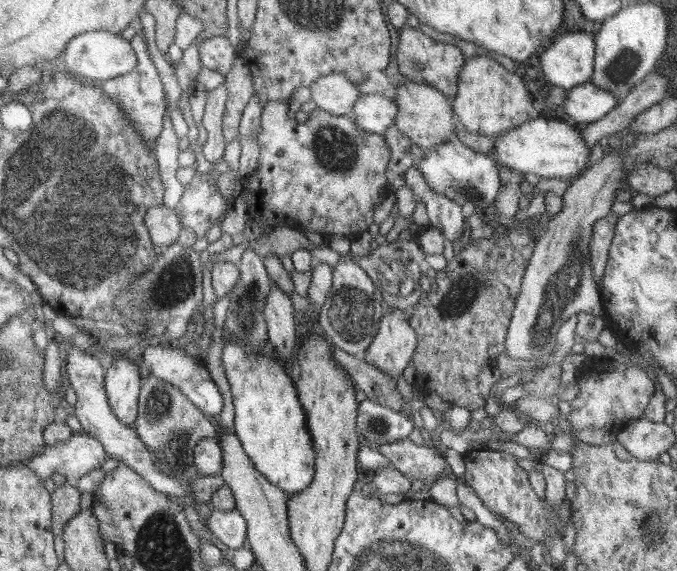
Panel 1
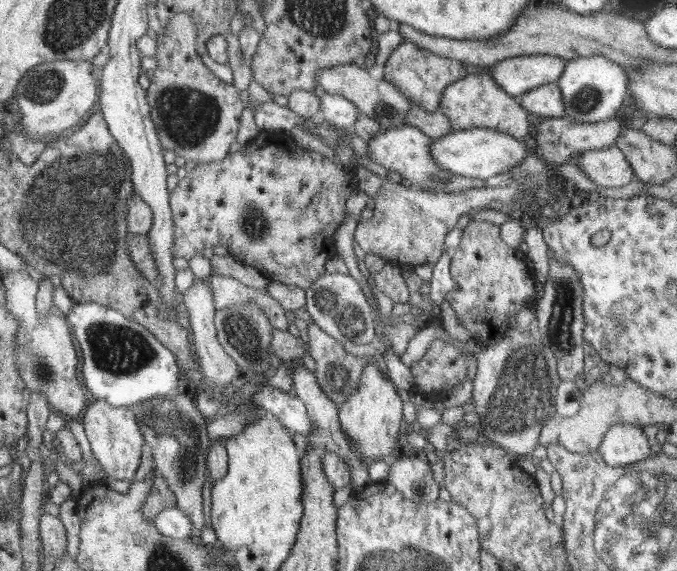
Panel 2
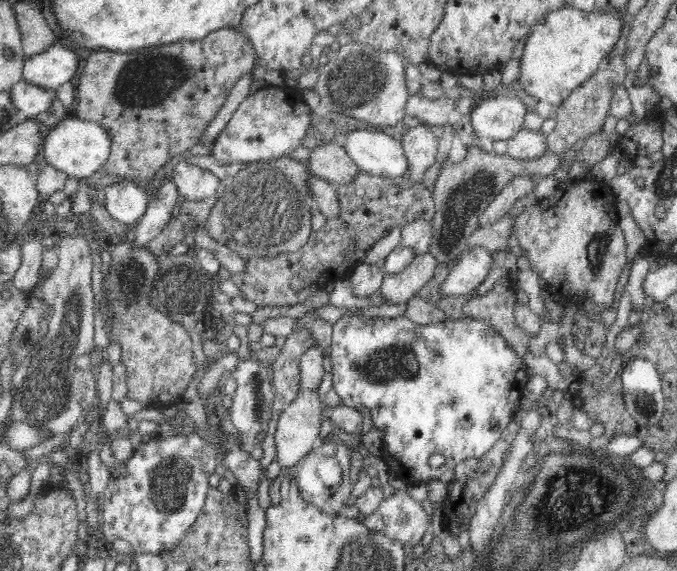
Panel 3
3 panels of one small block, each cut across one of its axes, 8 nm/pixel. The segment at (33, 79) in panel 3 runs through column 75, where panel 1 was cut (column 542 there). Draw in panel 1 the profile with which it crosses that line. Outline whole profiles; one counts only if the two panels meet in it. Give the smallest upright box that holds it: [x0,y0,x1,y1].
[540,32,596,91]

